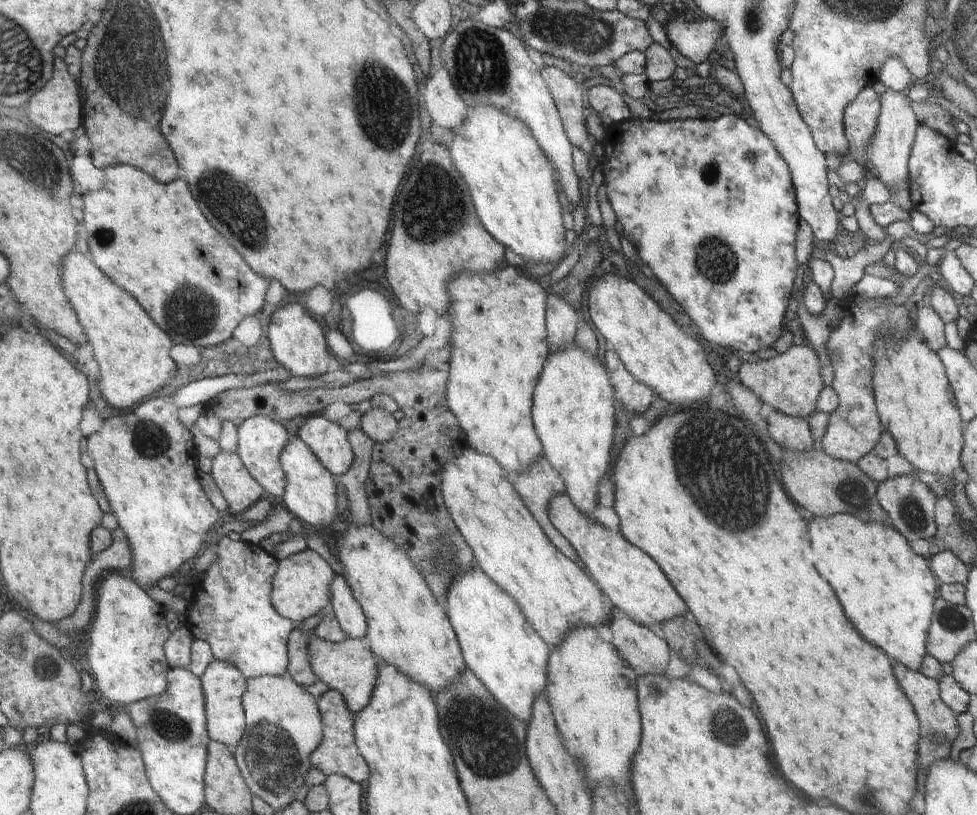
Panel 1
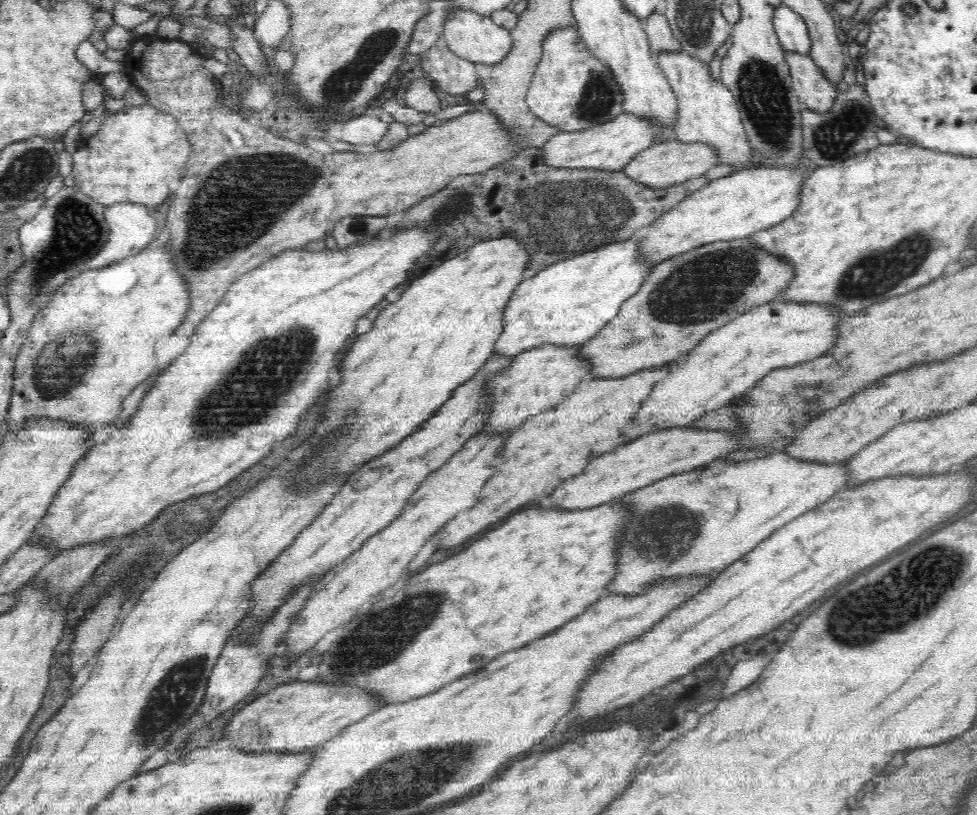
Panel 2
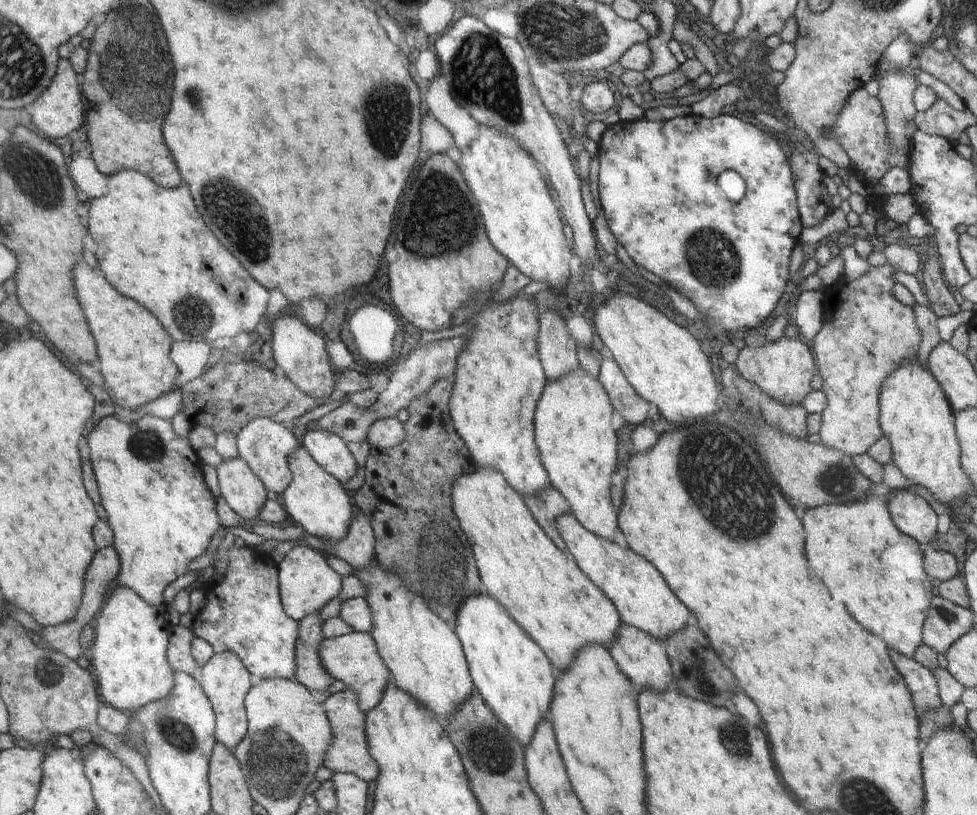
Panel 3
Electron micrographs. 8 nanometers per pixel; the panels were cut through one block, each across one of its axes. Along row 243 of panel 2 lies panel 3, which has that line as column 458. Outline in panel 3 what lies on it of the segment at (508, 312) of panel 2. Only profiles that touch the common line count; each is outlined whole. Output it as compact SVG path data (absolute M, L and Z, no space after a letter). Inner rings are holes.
M486 594L470 596L458 608L457 620L454 620L452 628L456 629L464 646L465 659L469 663L469 672L472 674L473 685L476 692L482 696L497 714L498 720L510 728L510 734L524 746L532 743L533 736L537 732L542 720L549 714L552 707L553 696L556 691L557 673L553 664L546 656L545 651L534 641L520 624L509 614L504 605L500 606L496 600L492 600Z

